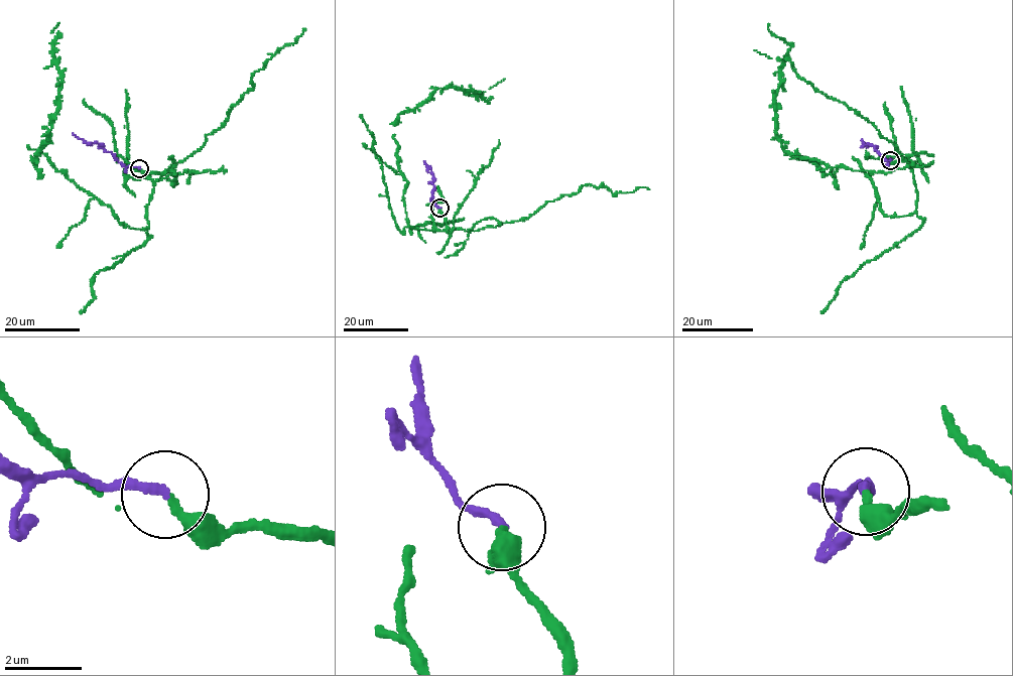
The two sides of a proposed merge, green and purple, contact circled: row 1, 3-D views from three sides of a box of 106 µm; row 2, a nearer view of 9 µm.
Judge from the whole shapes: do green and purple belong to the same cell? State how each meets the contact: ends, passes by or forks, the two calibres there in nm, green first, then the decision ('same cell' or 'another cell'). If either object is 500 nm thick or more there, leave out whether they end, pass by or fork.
green ends; purple ends; calibres 220 and 200 nm; same cell

